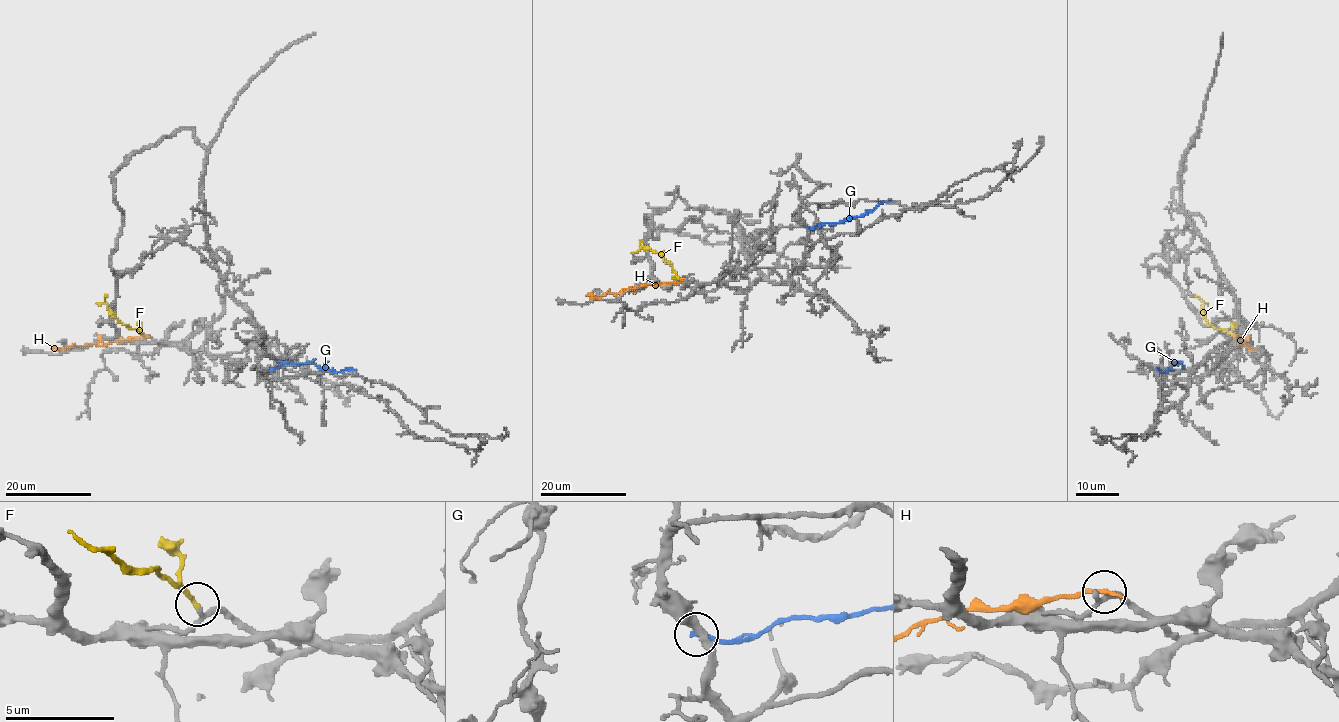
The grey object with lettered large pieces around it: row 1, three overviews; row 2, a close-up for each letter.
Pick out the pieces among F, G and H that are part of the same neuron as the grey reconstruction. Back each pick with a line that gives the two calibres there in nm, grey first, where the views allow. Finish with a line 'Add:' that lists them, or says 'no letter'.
F: 170 nm thick on the grey side, 240 nm on the other
Add: F

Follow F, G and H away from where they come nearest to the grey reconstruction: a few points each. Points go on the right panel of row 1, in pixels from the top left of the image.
F: (1234, 336), (1208, 324), (1202, 307), (1204, 302), (1194, 294)
G: (1181, 370), (1182, 365), (1176, 361), (1165, 372), (1155, 370)
H: (1236, 336), (1242, 345), (1244, 343), (1253, 349), (1250, 349)

